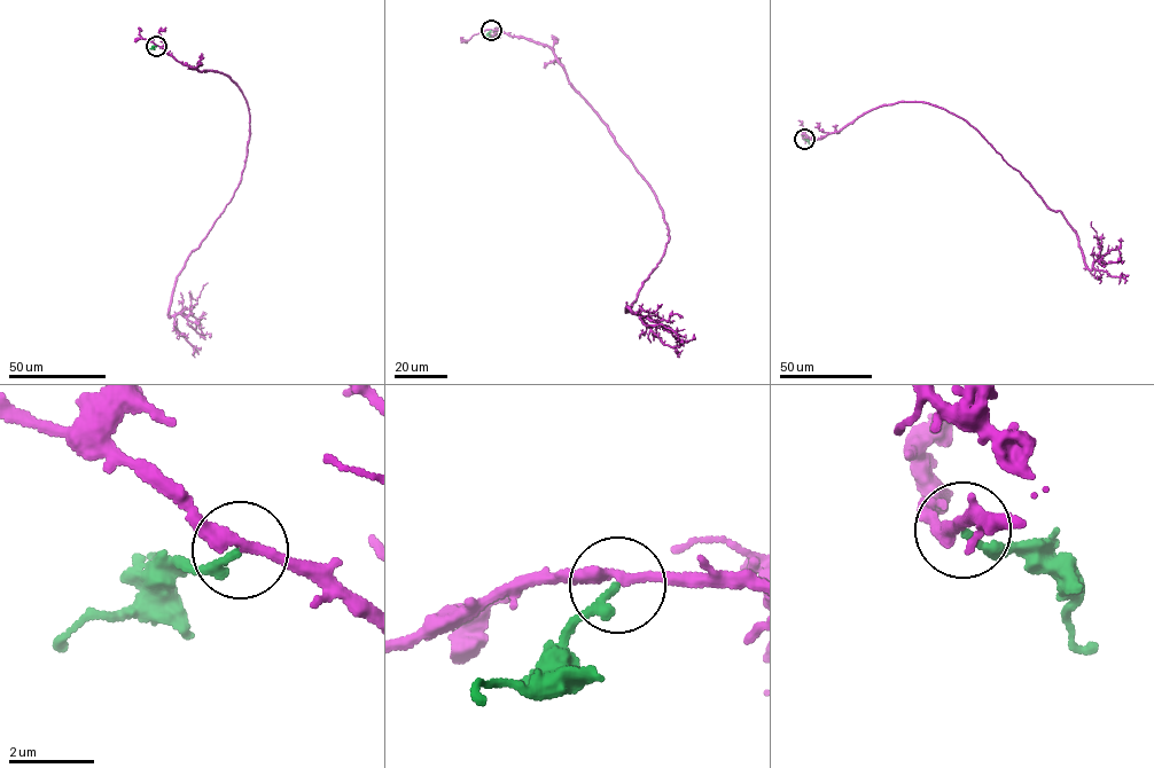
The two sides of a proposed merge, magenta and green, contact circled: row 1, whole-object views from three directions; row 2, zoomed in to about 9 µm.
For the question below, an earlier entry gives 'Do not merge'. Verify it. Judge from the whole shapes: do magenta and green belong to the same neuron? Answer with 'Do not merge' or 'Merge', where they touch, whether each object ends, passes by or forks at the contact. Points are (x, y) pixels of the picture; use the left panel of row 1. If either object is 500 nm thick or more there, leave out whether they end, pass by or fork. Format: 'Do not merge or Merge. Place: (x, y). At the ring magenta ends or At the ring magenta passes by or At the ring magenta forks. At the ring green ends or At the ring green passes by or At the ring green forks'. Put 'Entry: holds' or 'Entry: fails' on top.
Entry: fails
Merge. Place: (156, 46). At the ring magenta passes by. At the ring green ends

